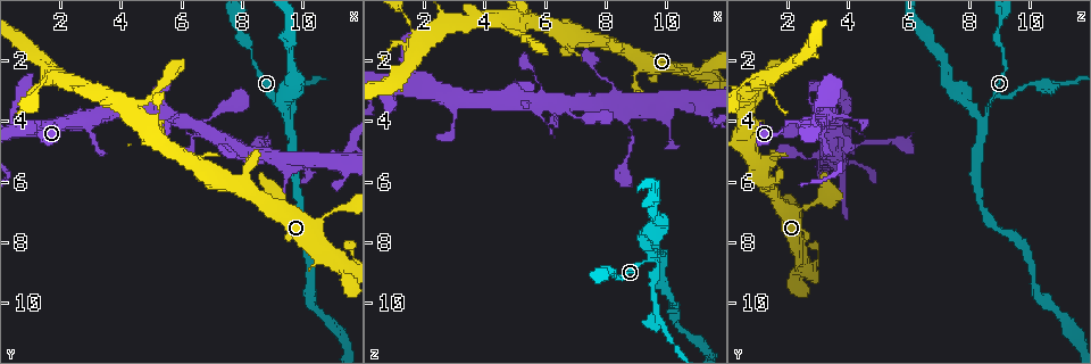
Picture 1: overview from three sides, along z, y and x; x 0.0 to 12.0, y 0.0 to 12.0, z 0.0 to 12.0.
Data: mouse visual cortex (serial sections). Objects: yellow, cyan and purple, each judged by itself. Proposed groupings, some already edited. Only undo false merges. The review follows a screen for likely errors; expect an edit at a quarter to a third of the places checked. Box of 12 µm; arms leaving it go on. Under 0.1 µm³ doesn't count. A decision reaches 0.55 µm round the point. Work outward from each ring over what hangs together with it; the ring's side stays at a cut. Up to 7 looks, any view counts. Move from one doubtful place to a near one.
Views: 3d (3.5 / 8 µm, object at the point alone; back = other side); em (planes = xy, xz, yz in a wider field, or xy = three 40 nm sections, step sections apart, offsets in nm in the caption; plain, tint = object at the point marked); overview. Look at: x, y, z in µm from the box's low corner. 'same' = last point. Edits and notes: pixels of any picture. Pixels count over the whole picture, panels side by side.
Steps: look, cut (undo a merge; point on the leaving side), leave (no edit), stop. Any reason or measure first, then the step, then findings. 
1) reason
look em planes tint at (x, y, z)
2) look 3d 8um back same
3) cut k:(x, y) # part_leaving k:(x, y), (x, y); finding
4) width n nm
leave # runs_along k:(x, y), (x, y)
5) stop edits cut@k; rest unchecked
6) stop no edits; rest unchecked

look 3d 3.5um at (5.8, 3.9, 3.3)

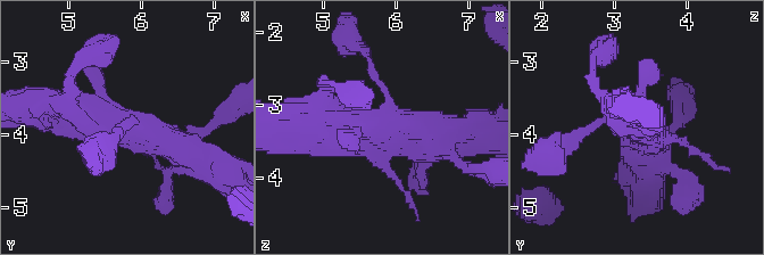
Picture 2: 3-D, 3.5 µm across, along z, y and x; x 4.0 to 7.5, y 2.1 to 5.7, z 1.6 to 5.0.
look em xy step 5 tint at (5.85, 3.85, 3.25)

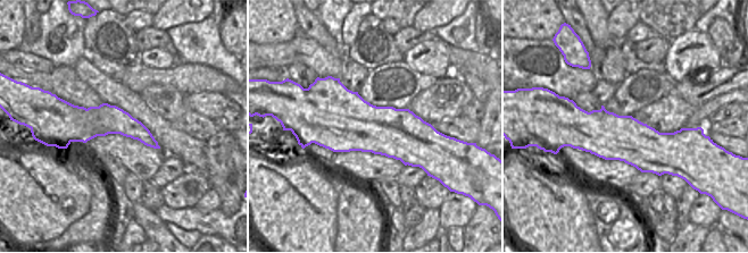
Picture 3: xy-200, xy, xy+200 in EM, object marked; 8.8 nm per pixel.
leave # all the same cell

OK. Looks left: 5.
a fork
look 3d 3.5um at (1.9, 2.6, 1.3)

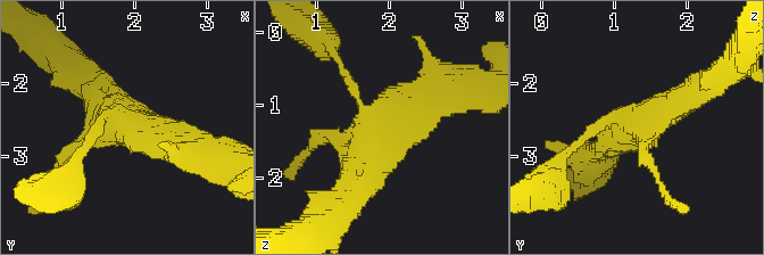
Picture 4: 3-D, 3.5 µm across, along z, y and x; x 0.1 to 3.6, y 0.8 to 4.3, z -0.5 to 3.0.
look em xy step 5 tint at (2.00, 2.65, 1.35)

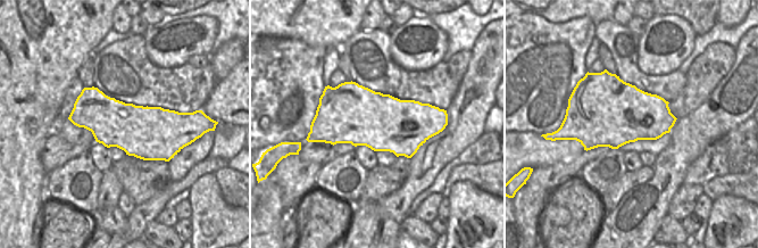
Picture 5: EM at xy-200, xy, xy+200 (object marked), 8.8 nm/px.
leave # runs_along 4:(445, 92), (374, 141), (360, 186); one cell here

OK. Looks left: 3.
four-way junction
look 3d 3.5um at (9.5, 4.1, 8.5)

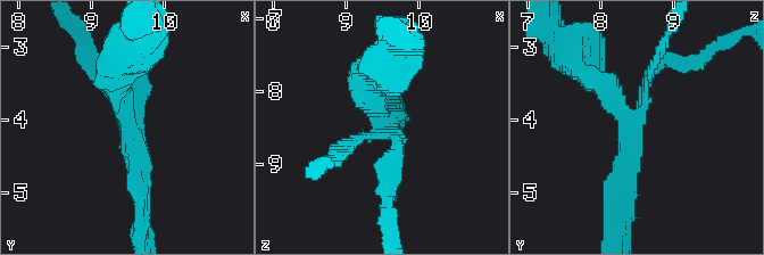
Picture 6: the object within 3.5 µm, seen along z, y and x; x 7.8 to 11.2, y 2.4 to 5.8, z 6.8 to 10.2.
now the EM
look em xy step 1 tint at (9.45, 4.00, 8.45)

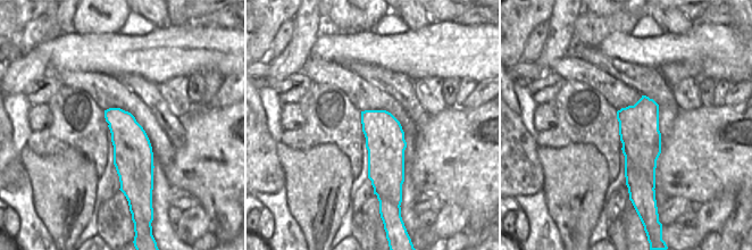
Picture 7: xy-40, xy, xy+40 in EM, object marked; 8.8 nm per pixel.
cut 6:(359, 100) # two cells meet here

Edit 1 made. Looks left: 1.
stop edits cut@6; rest unchecked

